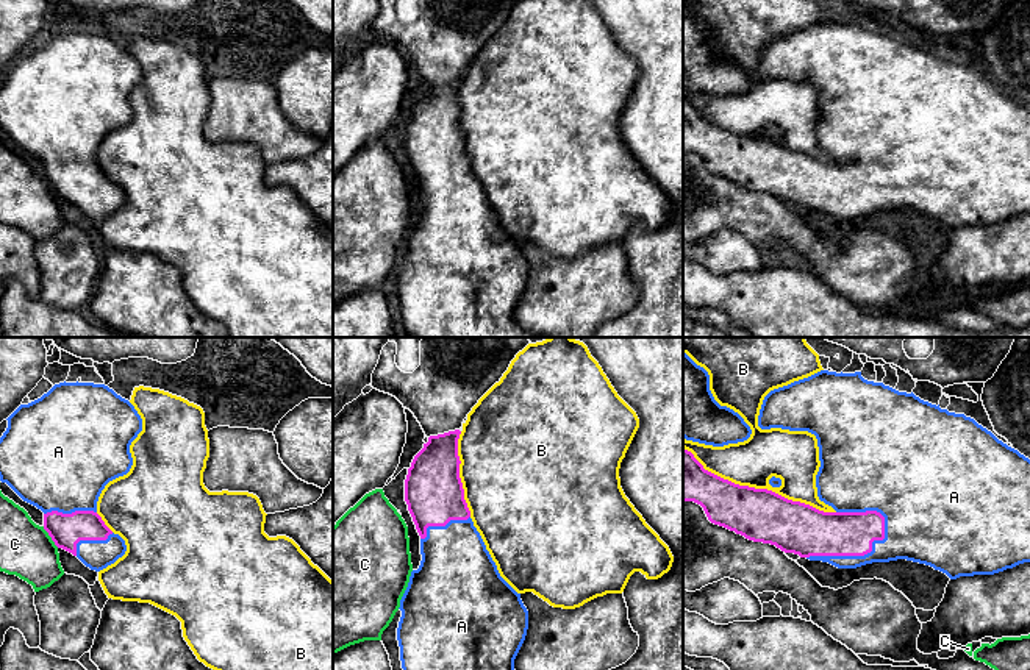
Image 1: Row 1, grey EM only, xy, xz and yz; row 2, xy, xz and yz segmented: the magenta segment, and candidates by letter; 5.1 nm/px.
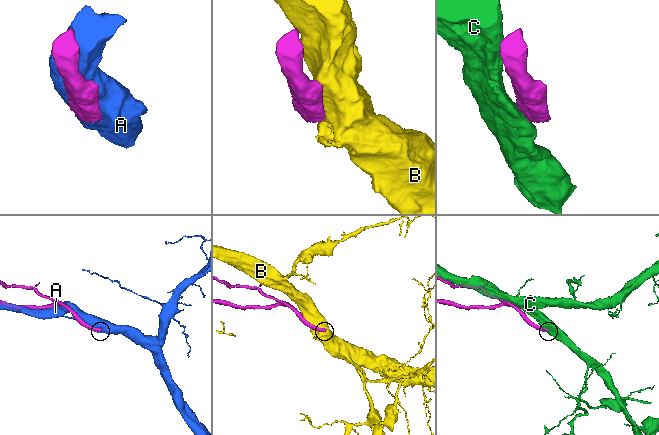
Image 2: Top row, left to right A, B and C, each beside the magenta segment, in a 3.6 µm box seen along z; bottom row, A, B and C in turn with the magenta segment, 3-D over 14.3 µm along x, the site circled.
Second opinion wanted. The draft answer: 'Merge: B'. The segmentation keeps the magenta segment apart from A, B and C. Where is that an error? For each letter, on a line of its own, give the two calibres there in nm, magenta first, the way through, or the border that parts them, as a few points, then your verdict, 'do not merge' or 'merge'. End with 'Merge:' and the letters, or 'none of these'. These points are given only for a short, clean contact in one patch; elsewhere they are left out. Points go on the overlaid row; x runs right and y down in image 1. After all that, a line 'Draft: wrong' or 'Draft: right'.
A: calibres 240 and 200 nm; merge
B: calibres 280 and 260 nm; do not merge
C: calibres 180 and 280 nm; do not merge
Merge: A
Draft: wrong

